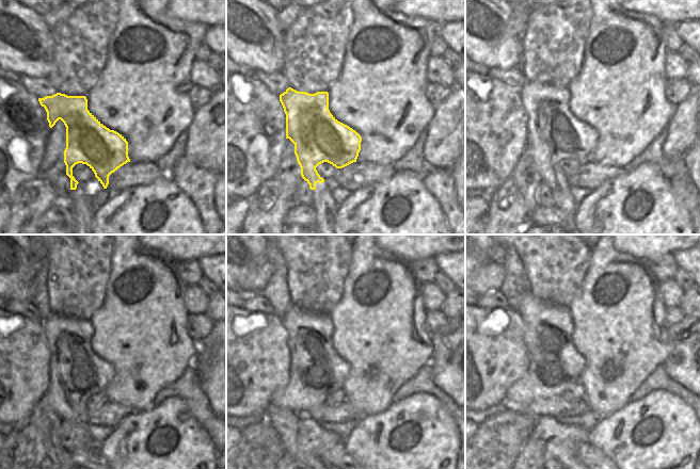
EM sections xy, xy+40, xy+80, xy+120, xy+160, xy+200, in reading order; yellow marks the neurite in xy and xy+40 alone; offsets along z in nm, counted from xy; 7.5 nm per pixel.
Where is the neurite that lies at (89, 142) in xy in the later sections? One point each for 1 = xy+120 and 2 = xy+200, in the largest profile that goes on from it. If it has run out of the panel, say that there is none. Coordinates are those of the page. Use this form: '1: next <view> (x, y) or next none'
1: next xy+120 (76, 372)
2: next xy+200 (553, 362)

